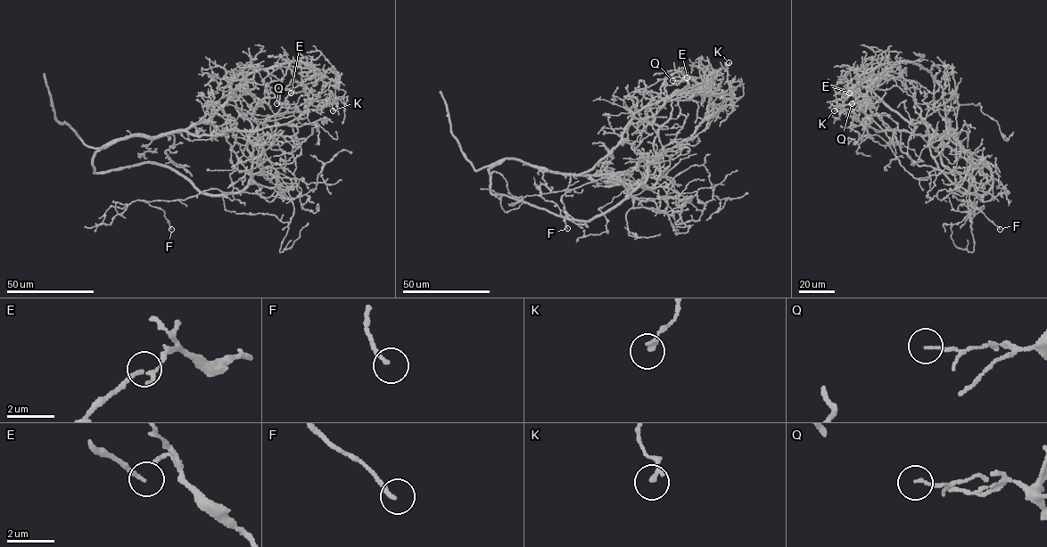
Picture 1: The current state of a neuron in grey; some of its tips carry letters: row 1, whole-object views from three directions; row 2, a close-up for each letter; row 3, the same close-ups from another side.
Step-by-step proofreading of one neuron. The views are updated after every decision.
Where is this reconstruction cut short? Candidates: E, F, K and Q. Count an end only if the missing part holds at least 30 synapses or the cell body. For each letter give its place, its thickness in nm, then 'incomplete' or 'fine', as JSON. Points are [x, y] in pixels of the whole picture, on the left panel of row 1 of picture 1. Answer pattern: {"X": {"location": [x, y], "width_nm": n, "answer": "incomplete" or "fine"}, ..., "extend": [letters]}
{"E": {"location": [291, 93], "width_nm": 180, "answer": "fine"}, "F": {"location": [171, 229], "width_nm": 180, "answer": "fine"}, "K": {"location": [333, 110], "width_nm": 220, "answer": "fine"}, "Q": {"location": [276, 103], "width_nm": 90, "answer": "fine"}, "extend": []}

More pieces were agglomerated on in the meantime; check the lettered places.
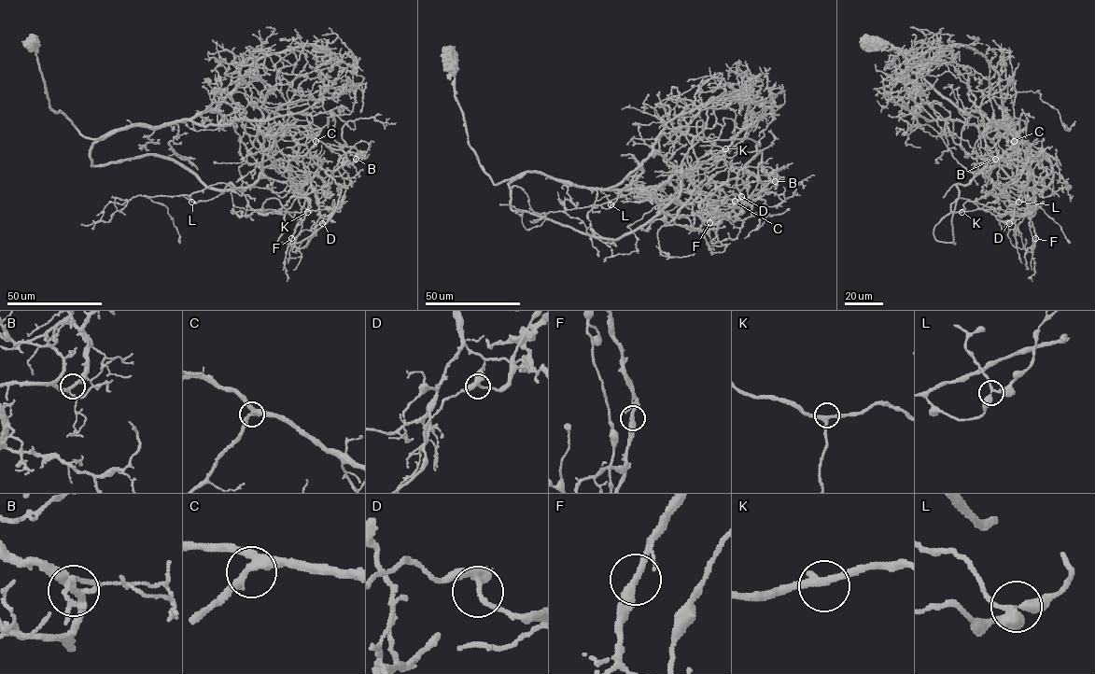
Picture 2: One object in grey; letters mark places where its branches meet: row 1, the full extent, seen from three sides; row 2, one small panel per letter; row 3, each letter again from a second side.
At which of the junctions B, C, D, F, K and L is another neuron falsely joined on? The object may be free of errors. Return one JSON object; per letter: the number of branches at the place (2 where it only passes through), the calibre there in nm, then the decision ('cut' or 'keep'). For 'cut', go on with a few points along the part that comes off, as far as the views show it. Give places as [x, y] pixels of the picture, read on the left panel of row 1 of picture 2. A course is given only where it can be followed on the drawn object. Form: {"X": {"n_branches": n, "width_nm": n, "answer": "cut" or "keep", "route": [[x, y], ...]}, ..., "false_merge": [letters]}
{"B": {"n_branches": 3, "width_nm": 240, "answer": "keep"}, "C": {"n_branches": 3, "width_nm": 320, "answer": "keep"}, "D": {"n_branches": 3, "width_nm": 200, "answer": "cut", "route": [[322, 222], [343, 201], [288, 212], [271, 198], [262, 209], [282, 214], [261, 214], [231, 183], [221, 193]]}, "F": {"n_branches": 3, "width_nm": 260, "answer": "keep"}, "K": {"n_branches": 3, "width_nm": 260, "answer": "keep"}, "L": {"n_branches": 3, "width_nm": 280, "answer": "keep"}, "false_merge": ["D"]}

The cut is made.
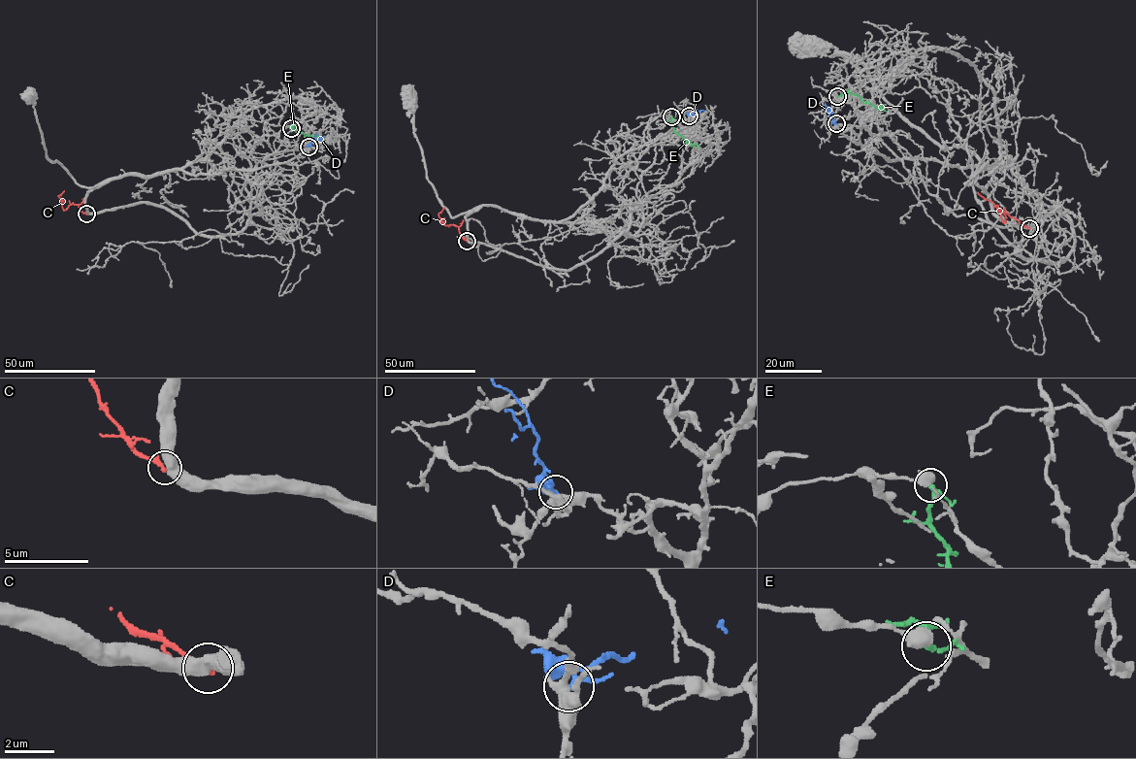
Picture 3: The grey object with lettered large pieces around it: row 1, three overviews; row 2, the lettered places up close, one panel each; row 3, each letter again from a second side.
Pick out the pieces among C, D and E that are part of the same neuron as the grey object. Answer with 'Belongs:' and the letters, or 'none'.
Belongs: none

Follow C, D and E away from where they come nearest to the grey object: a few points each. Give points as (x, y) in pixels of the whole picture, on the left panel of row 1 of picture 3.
C: (86, 214), (78, 205), (63, 209), (58, 195), (64, 190)
D: (308, 147), (314, 139), (324, 136)
E: (291, 128), (317, 138)

